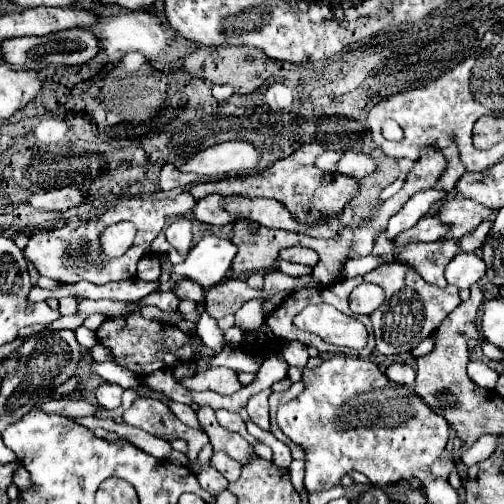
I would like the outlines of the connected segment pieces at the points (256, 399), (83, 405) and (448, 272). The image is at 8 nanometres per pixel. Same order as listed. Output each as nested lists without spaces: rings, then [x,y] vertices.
[[[265,389],[265,391],[257,393],[257,395],[253,395],[247,401],[247,407],[245,407],[247,413],[249,413],[249,419],[255,425],[259,425],[261,429],[265,429],[265,431],[271,431],[271,425],[269,425],[269,403],[267,403],[269,395],[271,395],[271,389]]]
[[[51,399],[51,401],[45,401],[43,405],[39,405],[39,409],[45,413],[65,415],[69,419],[87,417],[87,415],[95,413],[95,405],[91,405],[87,401],[71,401],[71,399]]]
[[[459,251],[445,267],[445,279],[449,285],[455,285],[457,289],[469,289],[485,275],[485,269],[487,267],[483,259],[479,259],[475,253]]]

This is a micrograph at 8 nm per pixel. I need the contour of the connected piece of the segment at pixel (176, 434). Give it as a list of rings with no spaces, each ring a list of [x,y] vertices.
[[[137,397],[133,405],[123,413],[123,421],[167,441],[185,439],[189,445],[189,457],[193,461],[197,459],[201,447],[209,441],[201,429],[185,427],[163,401],[153,397]]]

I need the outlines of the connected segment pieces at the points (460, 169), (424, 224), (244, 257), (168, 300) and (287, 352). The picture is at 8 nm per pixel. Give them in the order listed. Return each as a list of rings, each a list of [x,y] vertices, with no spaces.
[[[455,143],[451,144],[451,147],[443,149],[443,155],[447,159],[447,167],[445,171],[441,173],[441,179],[439,179],[439,185],[445,193],[451,193],[453,187],[455,187],[455,181],[465,173],[465,167],[457,155],[457,147]]]
[[[423,217],[415,227],[411,227],[409,231],[403,231],[401,235],[397,235],[395,245],[407,245],[411,241],[439,241],[443,239],[445,231],[449,227],[445,227],[445,223],[441,223],[441,219],[437,217]]]
[[[239,219],[233,225],[233,237],[231,241],[237,245],[237,257],[233,261],[233,271],[235,273],[247,273],[247,271],[255,271],[255,269],[271,269],[275,265],[277,253],[283,247],[293,247],[293,245],[303,245],[309,247],[313,251],[317,251],[321,257],[327,257],[327,253],[339,251],[339,243],[327,243],[325,239],[315,239],[315,237],[307,237],[307,235],[299,235],[299,233],[289,233],[289,231],[281,231],[281,229],[267,229],[267,227],[253,227],[249,221]]]
[[[157,291],[157,293],[151,293],[147,295],[145,299],[139,301],[141,305],[157,305],[159,309],[163,311],[171,311],[171,303],[179,303],[177,295],[173,295],[173,291]]]
[[[289,341],[289,343],[285,343],[285,345],[283,345],[283,349],[281,349],[279,353],[285,357],[285,361],[287,361],[287,363],[297,365],[297,367],[301,367],[301,369],[303,369],[305,359],[307,359],[305,351],[307,351],[307,349],[305,349],[305,345],[301,345],[301,343],[297,343],[297,341]]]

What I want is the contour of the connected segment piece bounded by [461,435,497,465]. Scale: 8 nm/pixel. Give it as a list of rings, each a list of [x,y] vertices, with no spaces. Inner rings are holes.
[[[483,435],[473,447],[469,447],[469,449],[463,453],[461,463],[465,463],[465,465],[475,465],[475,463],[479,463],[479,461],[485,461],[485,459],[495,451],[495,439],[497,439],[497,435]]]

